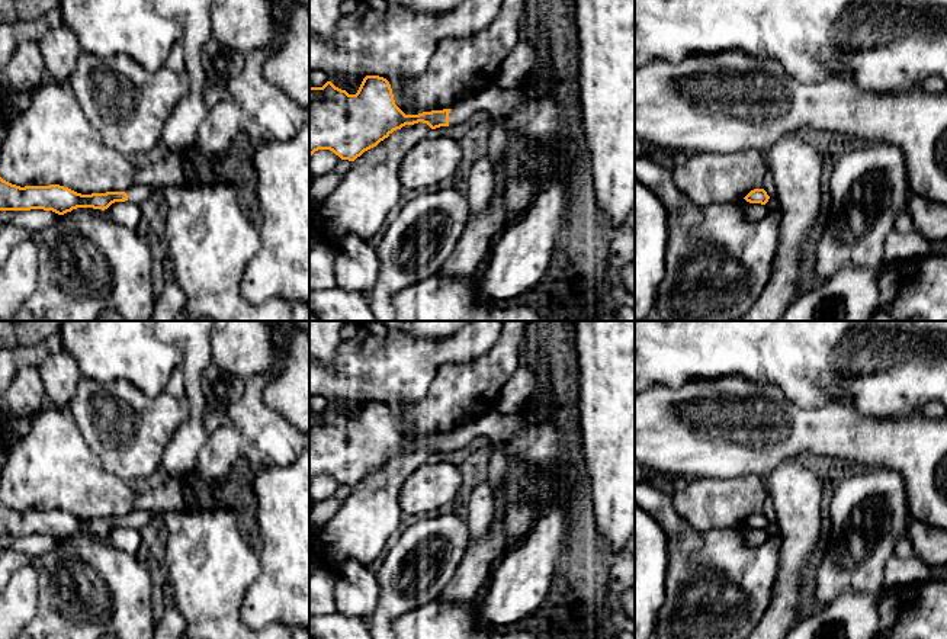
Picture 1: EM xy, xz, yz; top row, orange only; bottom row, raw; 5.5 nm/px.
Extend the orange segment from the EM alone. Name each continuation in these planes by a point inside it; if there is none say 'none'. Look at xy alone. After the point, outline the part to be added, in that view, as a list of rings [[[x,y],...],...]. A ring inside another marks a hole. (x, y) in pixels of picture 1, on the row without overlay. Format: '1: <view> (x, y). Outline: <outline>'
1: xy (137, 517). Outline: [[[132,510],[125,518],[128,520],[128,524],[141,526],[148,523],[154,516],[155,513],[150,510]]]

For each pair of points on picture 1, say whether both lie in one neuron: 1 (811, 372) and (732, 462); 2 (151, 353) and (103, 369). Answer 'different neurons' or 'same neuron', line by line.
1: different neurons
2: same neuron

